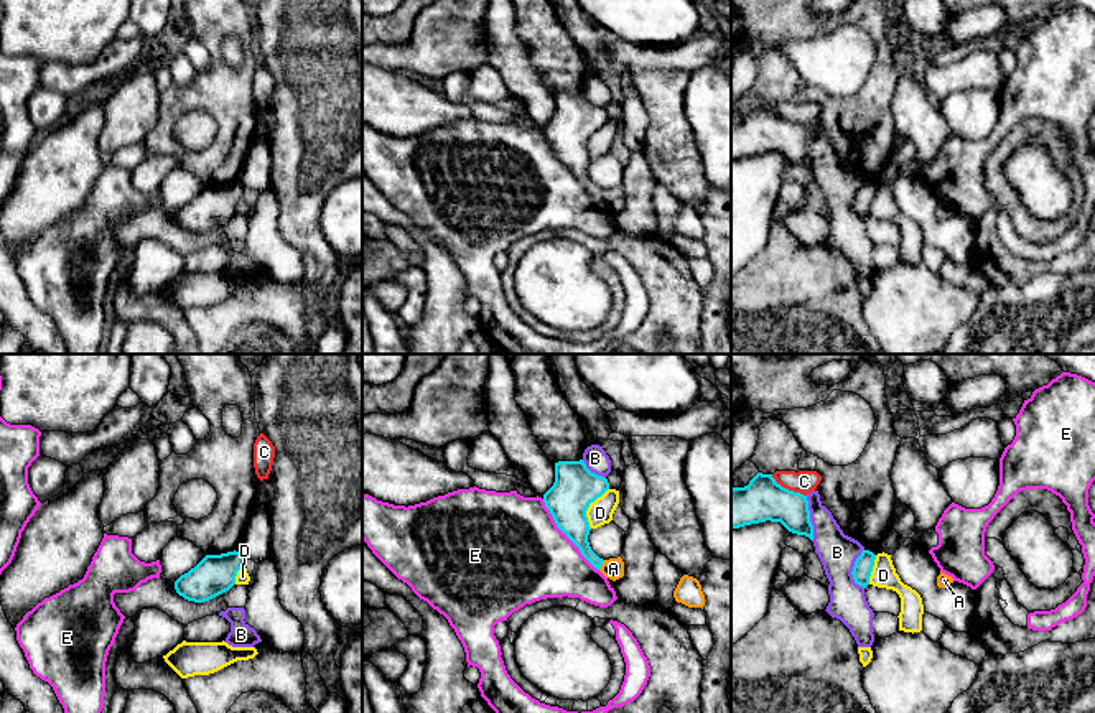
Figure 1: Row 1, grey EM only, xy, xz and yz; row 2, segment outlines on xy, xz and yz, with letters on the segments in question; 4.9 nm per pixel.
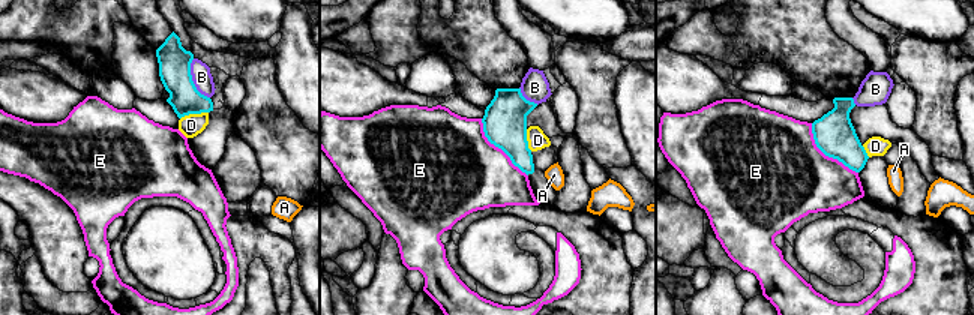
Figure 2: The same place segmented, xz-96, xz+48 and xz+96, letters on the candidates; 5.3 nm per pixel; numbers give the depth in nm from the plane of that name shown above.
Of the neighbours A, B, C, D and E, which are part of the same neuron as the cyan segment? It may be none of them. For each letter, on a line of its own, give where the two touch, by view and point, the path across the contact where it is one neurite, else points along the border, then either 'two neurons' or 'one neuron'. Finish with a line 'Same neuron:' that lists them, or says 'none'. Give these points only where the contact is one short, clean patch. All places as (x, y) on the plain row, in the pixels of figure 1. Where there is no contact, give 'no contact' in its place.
A: contact xz (601, 195); way xz (573, 153), (585, 181), (601, 195), (613, 200); one neuron
B: contact yz (809, 150); two neurons
C: contact yz (787, 121); two neurons
D: contact xz (588, 137); two neurons
E: contact xz (567, 167); two neurons
Same neuron: A

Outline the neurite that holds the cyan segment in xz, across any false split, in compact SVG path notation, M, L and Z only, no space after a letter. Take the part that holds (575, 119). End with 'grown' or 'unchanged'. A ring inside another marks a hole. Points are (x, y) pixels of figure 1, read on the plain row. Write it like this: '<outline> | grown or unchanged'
M585 92L555 94L555 114L543 125L557 158L580 179L581 186L606 209L616 212L624 207L621 188L603 191L589 178L589 153L586 142L591 133L609 120L606 109L591 104Z | grown

